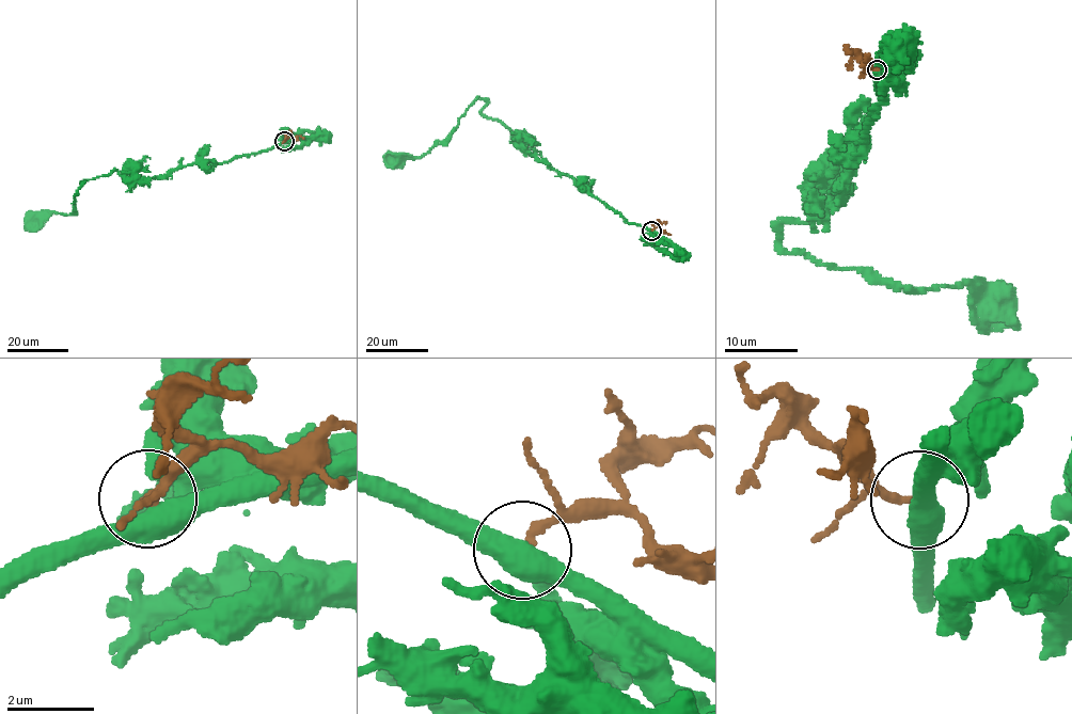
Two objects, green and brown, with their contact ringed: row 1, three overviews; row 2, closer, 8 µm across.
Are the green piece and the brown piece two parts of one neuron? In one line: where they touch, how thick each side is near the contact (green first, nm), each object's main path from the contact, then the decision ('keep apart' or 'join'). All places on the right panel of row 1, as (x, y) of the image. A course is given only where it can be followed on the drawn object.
place (877, 69); calibres 500 and 220 nm; course green (878, 69), (842, 197), (819, 181), (812, 220), (783, 221), (778, 247), (904, 290), (998, 297); course brown (877, 69), (864, 61), (866, 56), (866, 60); keep apart

